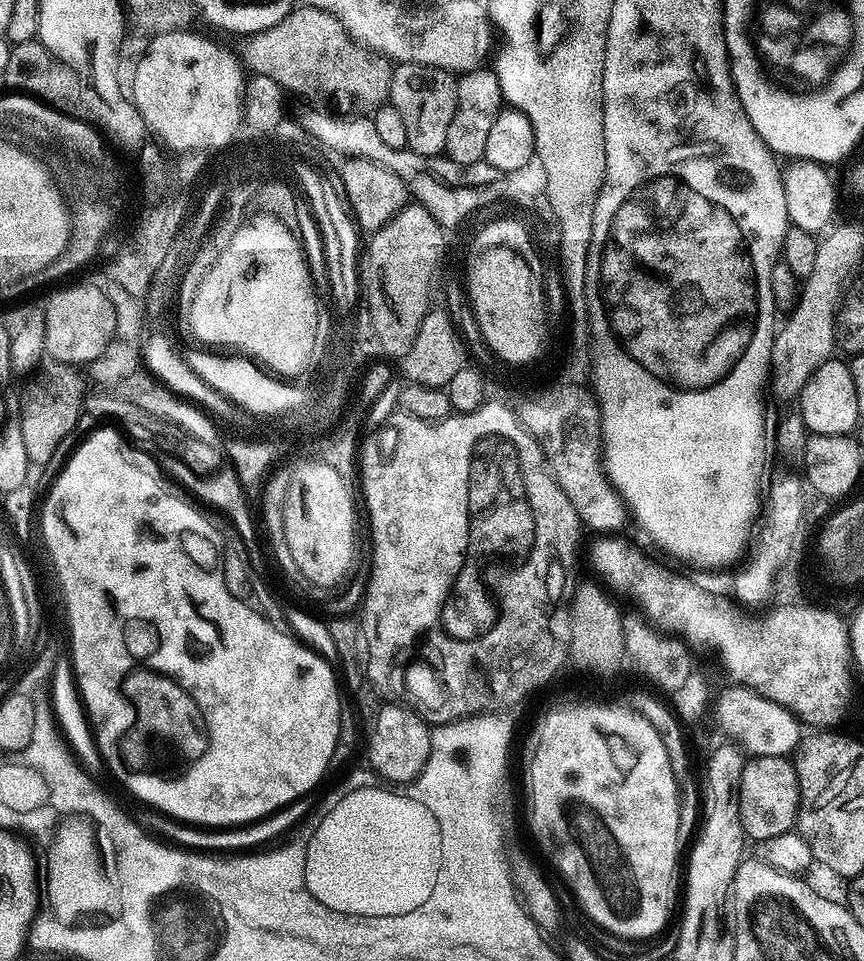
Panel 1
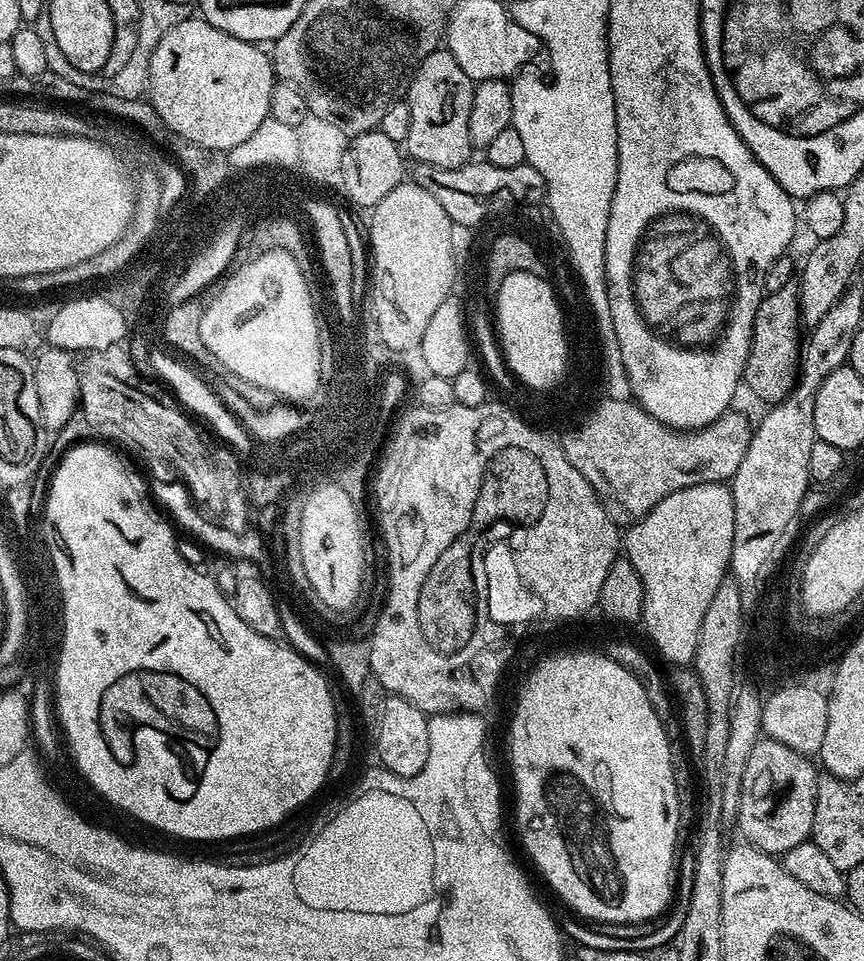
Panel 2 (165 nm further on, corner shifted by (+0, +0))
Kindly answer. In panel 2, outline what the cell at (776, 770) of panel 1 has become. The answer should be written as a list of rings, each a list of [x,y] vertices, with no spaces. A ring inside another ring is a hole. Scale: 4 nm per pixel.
[[[761,738],[754,746],[754,750],[750,750],[750,758],[746,762],[746,774],[742,774],[740,804],[735,810],[734,819],[740,823],[740,832],[744,835],[741,837],[759,852],[782,854],[786,850],[794,850],[794,846],[811,837],[818,768],[815,763],[812,765],[808,760],[811,759],[805,753],[795,752],[790,746],[767,738]]]

